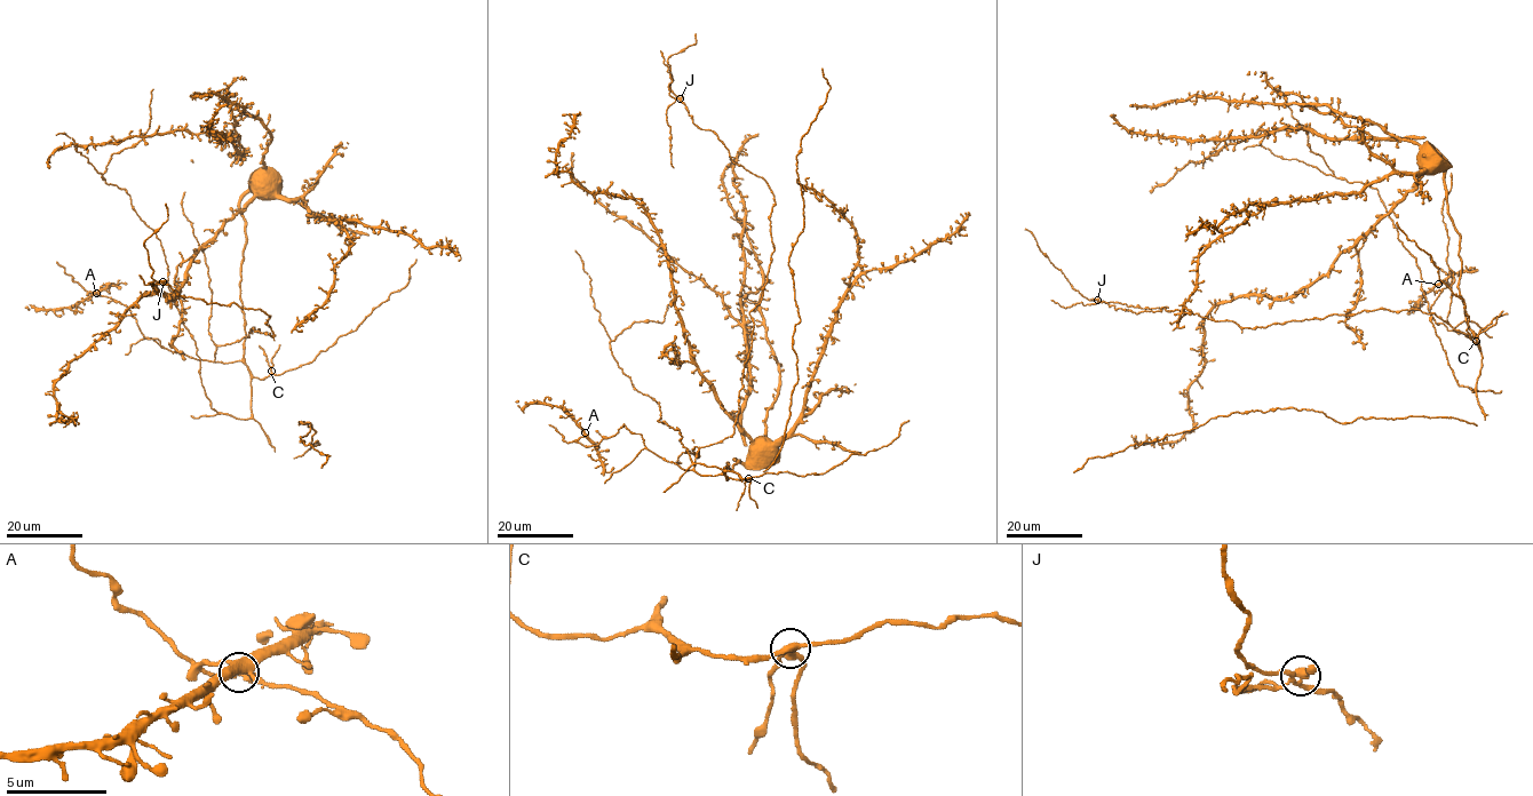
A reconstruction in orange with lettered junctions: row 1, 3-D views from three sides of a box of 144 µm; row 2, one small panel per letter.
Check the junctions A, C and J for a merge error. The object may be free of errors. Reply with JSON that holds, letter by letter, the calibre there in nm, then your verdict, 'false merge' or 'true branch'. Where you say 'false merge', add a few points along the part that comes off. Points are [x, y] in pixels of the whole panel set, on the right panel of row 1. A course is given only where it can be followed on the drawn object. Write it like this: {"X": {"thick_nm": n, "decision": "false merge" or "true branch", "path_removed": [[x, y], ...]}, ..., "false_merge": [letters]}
{"A": {"thick_nm": 400, "decision": "true branch"}, "C": {"thick_nm": 300, "decision": "true branch"}, "J": {"thick_nm": 280, "decision": "false merge", "path_removed": [[1097, 300], [1168, 308]]}, "false_merge": ["J"]}

